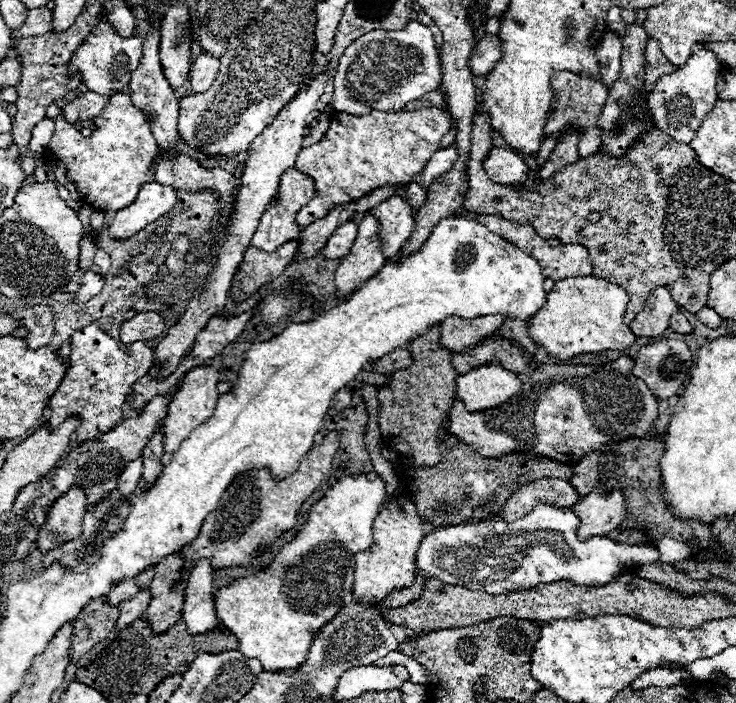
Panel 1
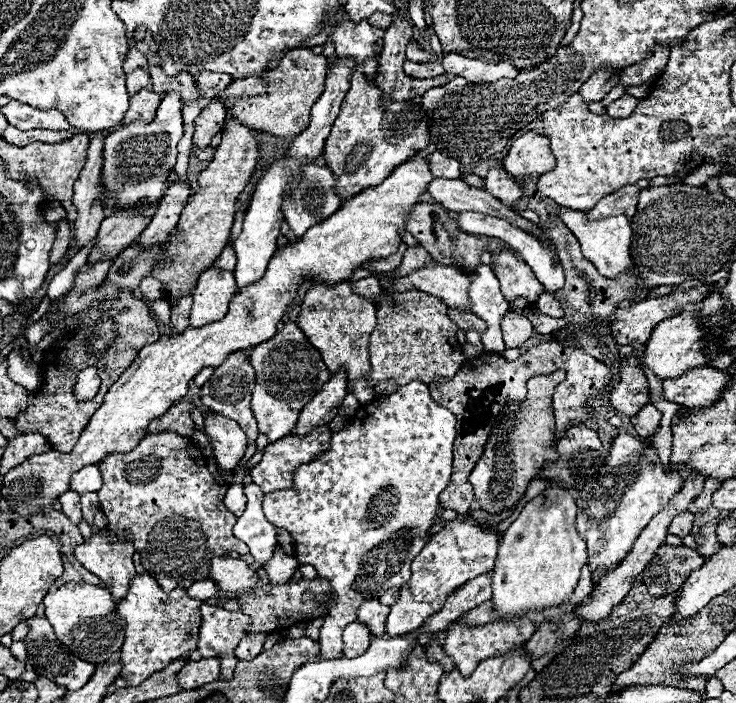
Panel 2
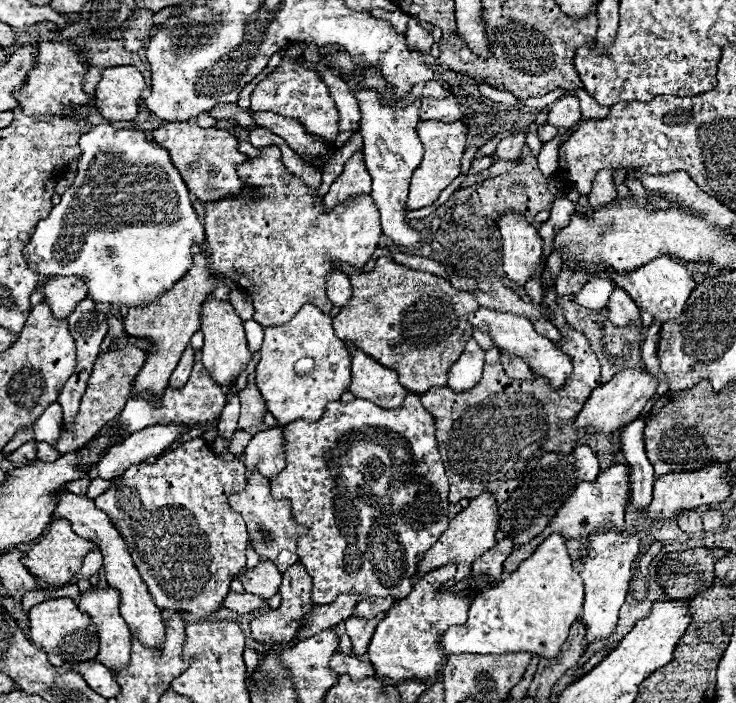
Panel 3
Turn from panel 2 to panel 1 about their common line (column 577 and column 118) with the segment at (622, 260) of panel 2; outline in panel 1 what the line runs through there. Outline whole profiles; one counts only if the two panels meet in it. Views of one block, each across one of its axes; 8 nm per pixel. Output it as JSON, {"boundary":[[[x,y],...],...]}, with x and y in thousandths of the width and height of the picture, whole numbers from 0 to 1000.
{"boundary":[[[198,259],[193,262],[185,284],[155,304],[147,319],[147,333],[152,339],[174,339],[215,313],[220,304],[231,302],[239,284],[242,273],[236,267],[215,259]]]}

